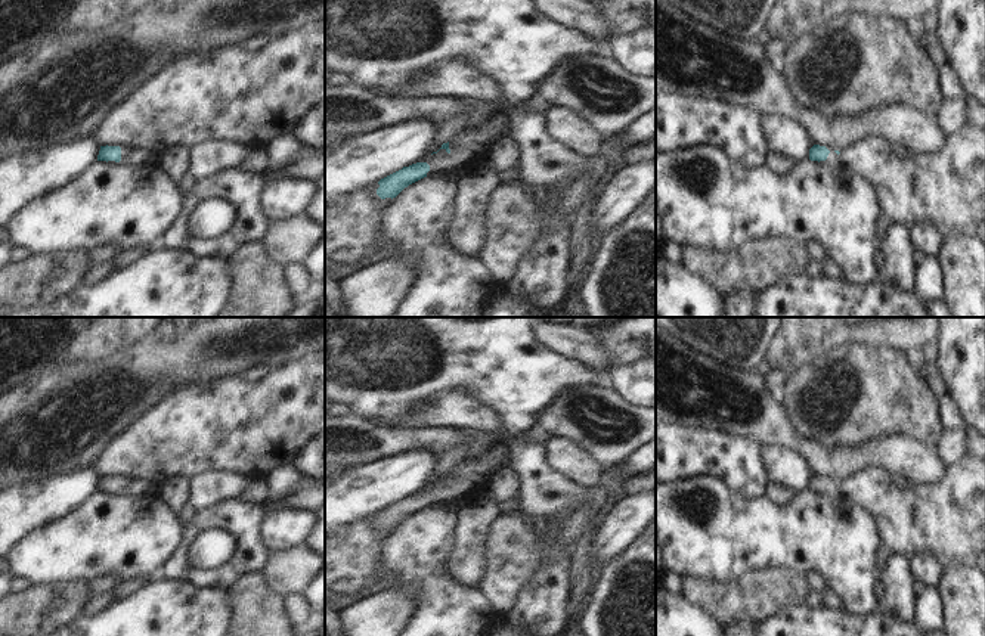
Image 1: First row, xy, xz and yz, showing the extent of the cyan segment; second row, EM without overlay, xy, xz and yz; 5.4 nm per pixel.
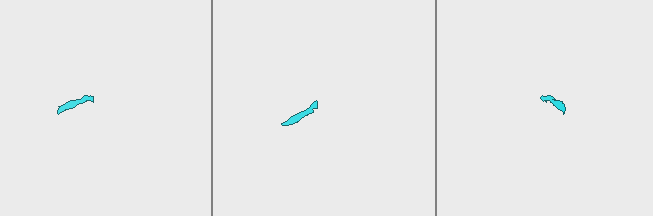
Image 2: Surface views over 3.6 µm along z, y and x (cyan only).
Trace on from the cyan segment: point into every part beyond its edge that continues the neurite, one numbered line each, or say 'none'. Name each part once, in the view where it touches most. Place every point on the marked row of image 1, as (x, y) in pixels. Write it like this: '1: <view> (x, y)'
1: xy (130, 155)

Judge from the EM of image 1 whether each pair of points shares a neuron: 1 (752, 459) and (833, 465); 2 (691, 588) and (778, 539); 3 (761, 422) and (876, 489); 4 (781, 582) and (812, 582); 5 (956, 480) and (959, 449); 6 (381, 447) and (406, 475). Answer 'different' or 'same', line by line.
1: different
2: different
3: different
4: different
5: different
6: different

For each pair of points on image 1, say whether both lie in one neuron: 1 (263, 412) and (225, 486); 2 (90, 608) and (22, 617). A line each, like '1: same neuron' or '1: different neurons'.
1: different neurons
2: different neurons

